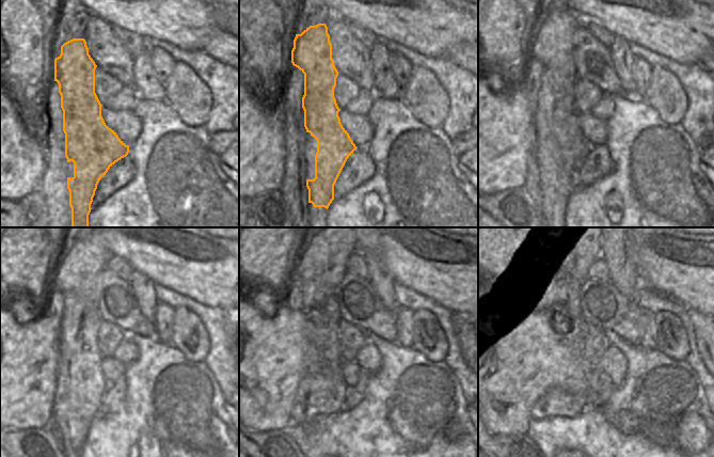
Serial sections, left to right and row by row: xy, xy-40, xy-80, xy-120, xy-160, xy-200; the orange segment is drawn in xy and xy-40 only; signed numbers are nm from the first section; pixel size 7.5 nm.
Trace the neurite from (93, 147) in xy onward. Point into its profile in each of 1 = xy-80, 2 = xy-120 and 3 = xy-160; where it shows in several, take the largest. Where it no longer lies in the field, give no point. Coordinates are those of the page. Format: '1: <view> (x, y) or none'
1: xy-80 (552, 44)
2: xy-120 (77, 271)
3: xy-160 (322, 263)

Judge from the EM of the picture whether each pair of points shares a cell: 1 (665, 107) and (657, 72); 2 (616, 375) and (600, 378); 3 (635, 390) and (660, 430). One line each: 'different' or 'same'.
1: same
2: different
3: different

